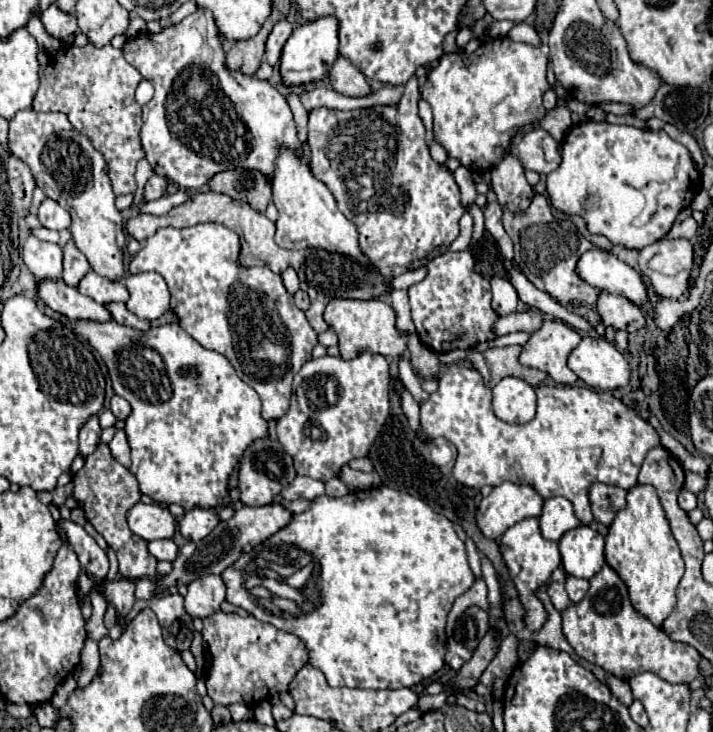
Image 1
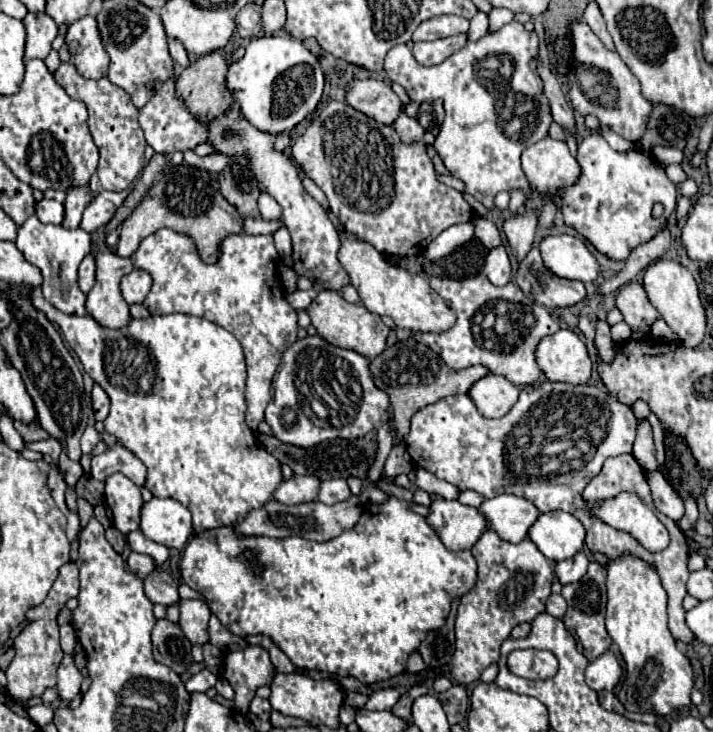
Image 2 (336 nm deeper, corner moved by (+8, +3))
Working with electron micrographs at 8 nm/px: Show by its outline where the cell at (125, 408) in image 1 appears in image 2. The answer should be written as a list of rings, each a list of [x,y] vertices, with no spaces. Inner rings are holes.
[[[93,384],[93,392],[91,392],[91,400],[93,400],[93,412],[95,412],[95,420],[105,420],[111,408],[109,396],[105,394],[105,390],[99,384]]]

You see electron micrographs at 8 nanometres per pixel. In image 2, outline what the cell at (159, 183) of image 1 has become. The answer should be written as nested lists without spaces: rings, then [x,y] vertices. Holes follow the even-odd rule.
[[[123,190],[123,192],[99,192],[99,196],[85,208],[85,212],[83,212],[83,220],[81,220],[81,228],[85,230],[85,232],[97,232],[101,226],[105,226],[111,218],[113,218],[113,214],[115,214],[115,210],[123,204],[123,200],[127,198],[127,194],[129,194],[131,190]]]

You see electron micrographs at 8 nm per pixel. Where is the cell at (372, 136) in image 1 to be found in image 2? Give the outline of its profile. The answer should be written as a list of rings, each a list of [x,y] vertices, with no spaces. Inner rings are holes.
[[[329,102],[327,108],[313,118],[305,134],[295,140],[291,156],[303,174],[327,194],[329,206],[345,230],[355,234],[359,240],[369,242],[379,252],[401,258],[413,252],[417,254],[449,226],[473,220],[473,208],[463,198],[463,192],[437,180],[437,172],[423,142],[403,144],[391,126],[375,122],[363,112],[351,108],[347,102]]]

